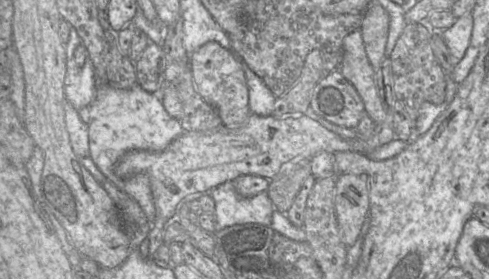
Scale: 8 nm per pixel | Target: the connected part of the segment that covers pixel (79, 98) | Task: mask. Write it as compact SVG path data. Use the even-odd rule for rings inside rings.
M72 29L65 45L67 63L64 95L66 101L78 111L89 107L97 96L94 67L89 57L83 67L79 67L74 60L75 48L81 43L82 39L75 29Z

